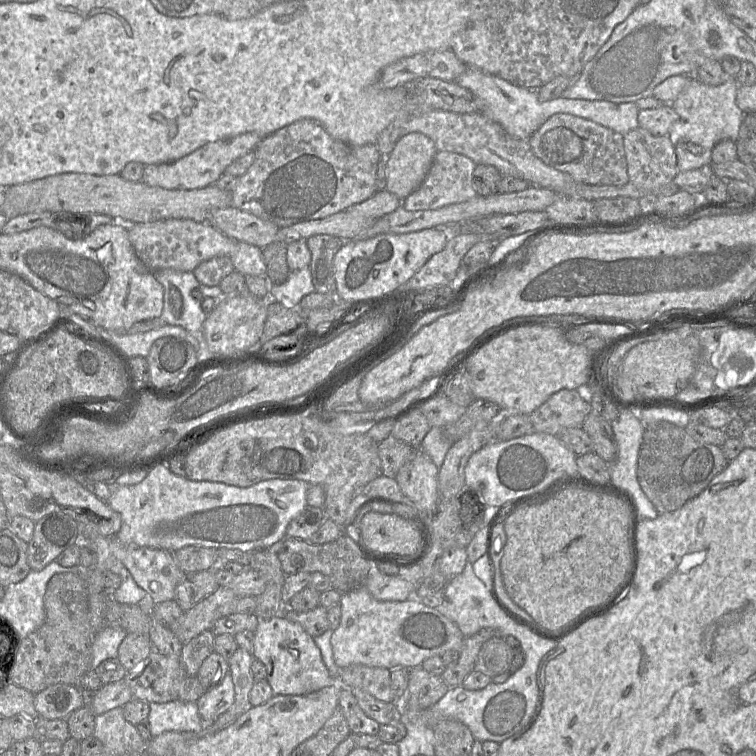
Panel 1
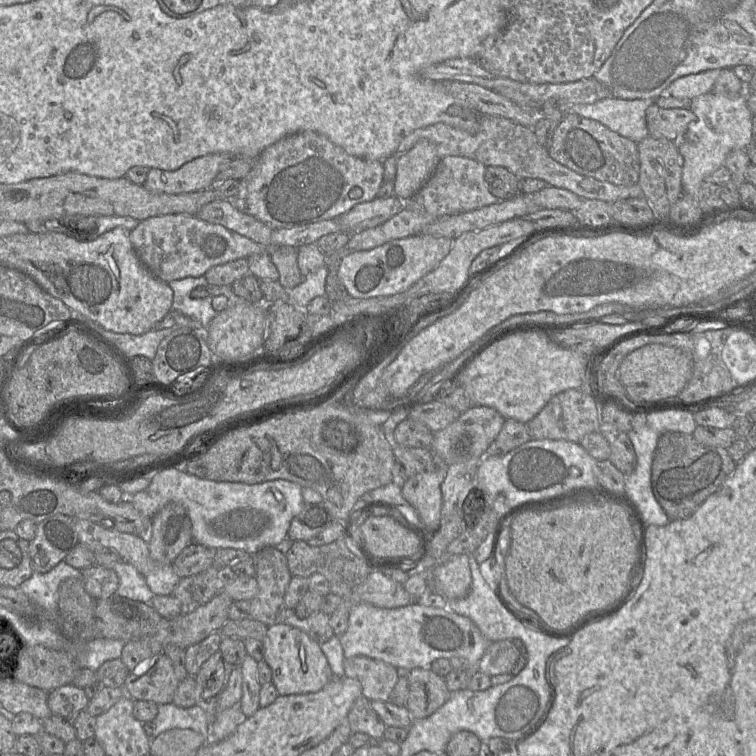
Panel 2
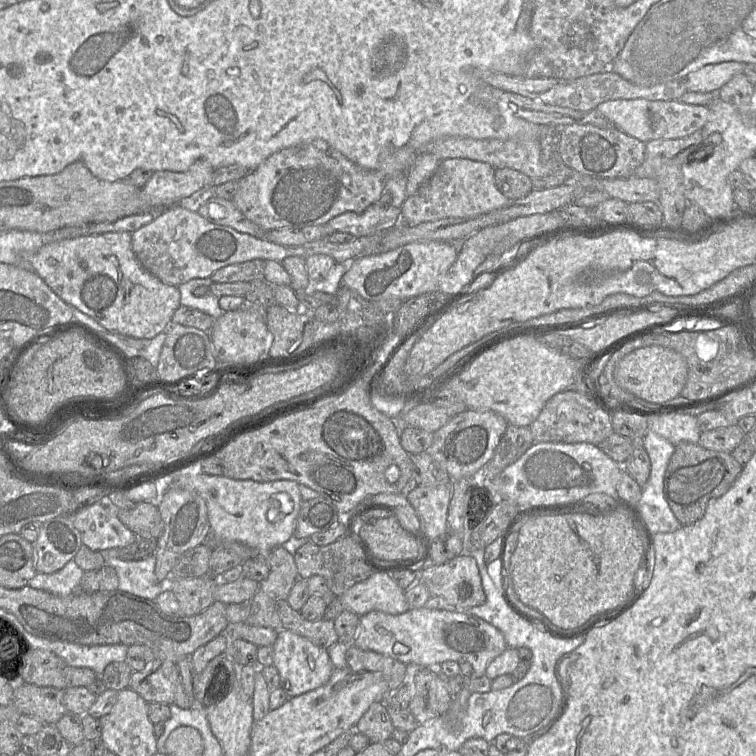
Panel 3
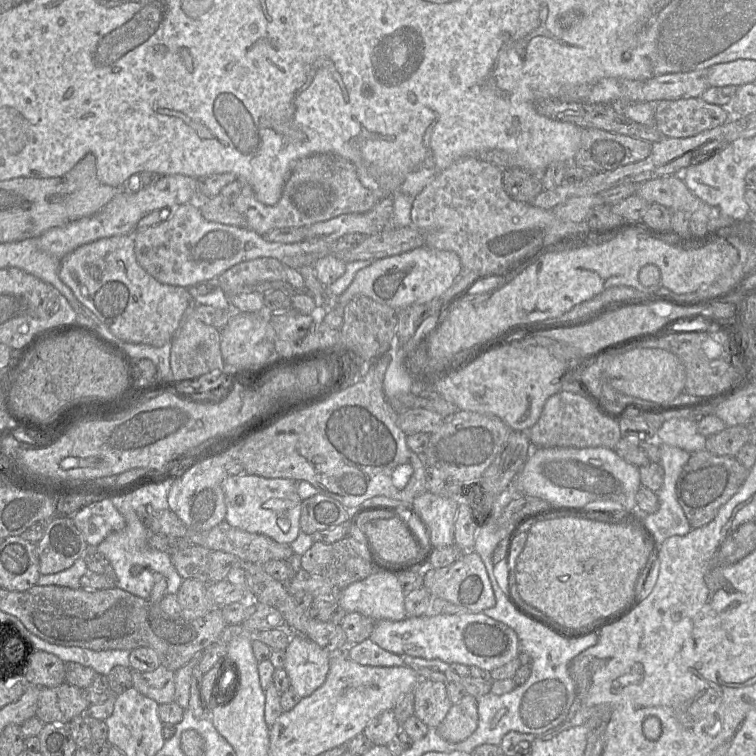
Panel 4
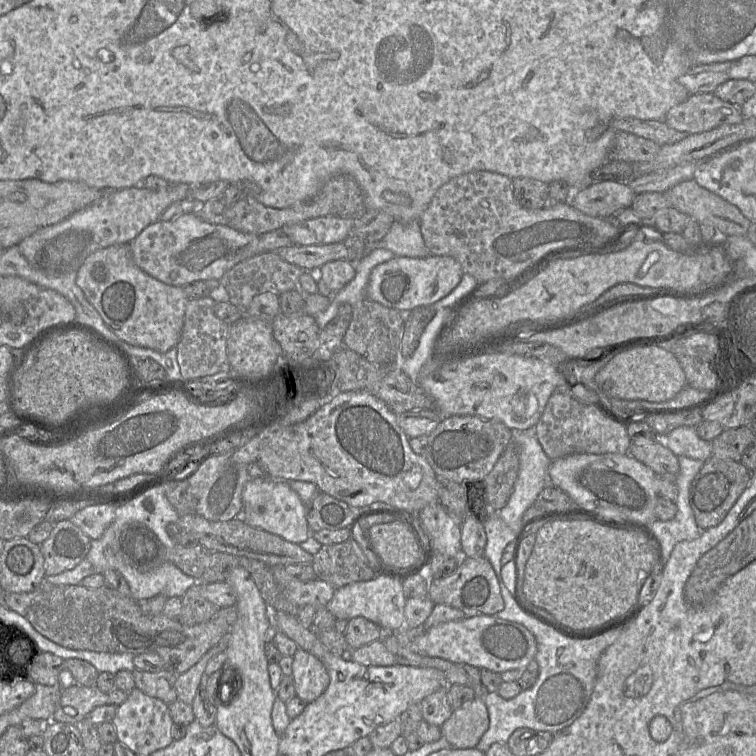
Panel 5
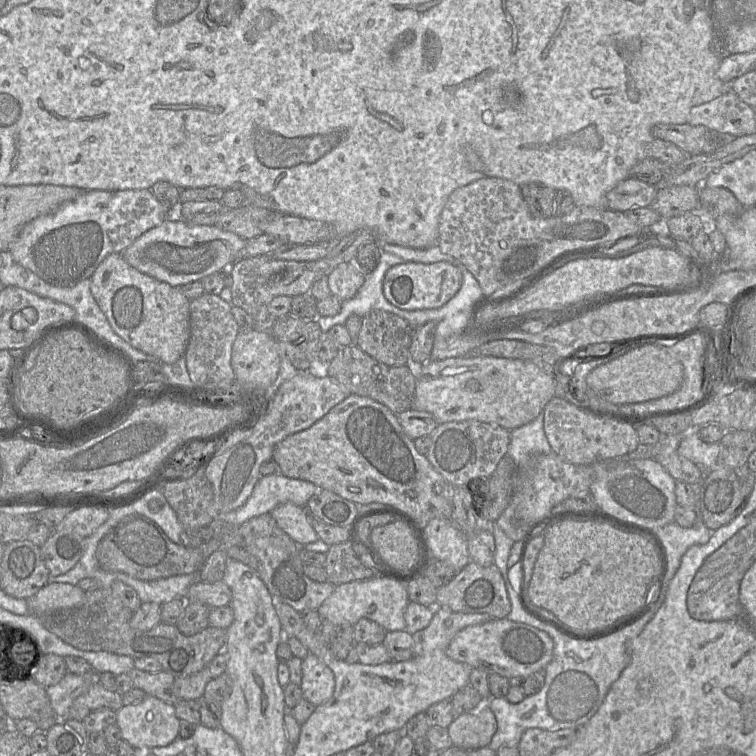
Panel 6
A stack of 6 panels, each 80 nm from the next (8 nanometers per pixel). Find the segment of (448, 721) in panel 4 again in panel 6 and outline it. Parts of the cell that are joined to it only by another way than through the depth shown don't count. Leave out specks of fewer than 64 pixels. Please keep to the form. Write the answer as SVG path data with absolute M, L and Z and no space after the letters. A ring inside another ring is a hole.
M487 704L454 718L447 728L454 747L473 750L488 746L497 730L497 720Z

